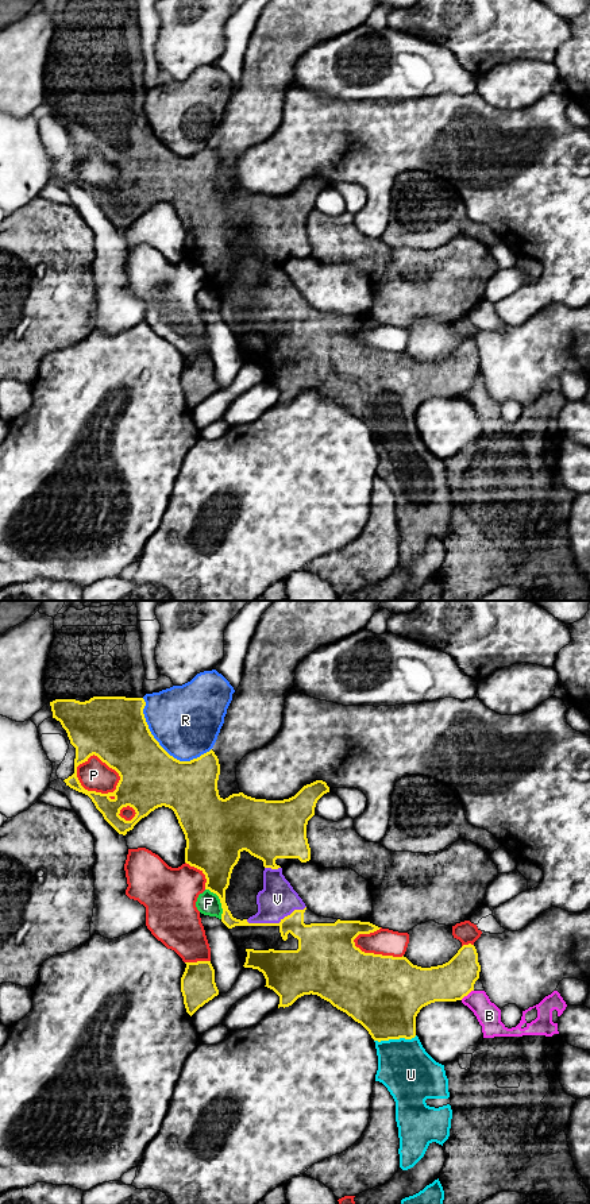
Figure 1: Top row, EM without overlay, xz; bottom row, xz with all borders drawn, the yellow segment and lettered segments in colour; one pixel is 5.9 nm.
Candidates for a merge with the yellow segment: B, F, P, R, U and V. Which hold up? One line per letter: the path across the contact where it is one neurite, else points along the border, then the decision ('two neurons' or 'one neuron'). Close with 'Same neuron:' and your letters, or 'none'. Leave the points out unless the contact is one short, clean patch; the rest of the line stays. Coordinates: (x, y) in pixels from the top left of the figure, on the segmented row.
B: border xz (473, 990), (461, 999); two neurons
F: border xz (205, 888), (218, 896), (222, 918); two neurons
P: two neurons
R: two neurons
U: two neurons
V: one neuron
Same neuron: V

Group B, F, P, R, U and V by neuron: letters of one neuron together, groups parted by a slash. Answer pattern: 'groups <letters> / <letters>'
groups B R / F / P / U / V

